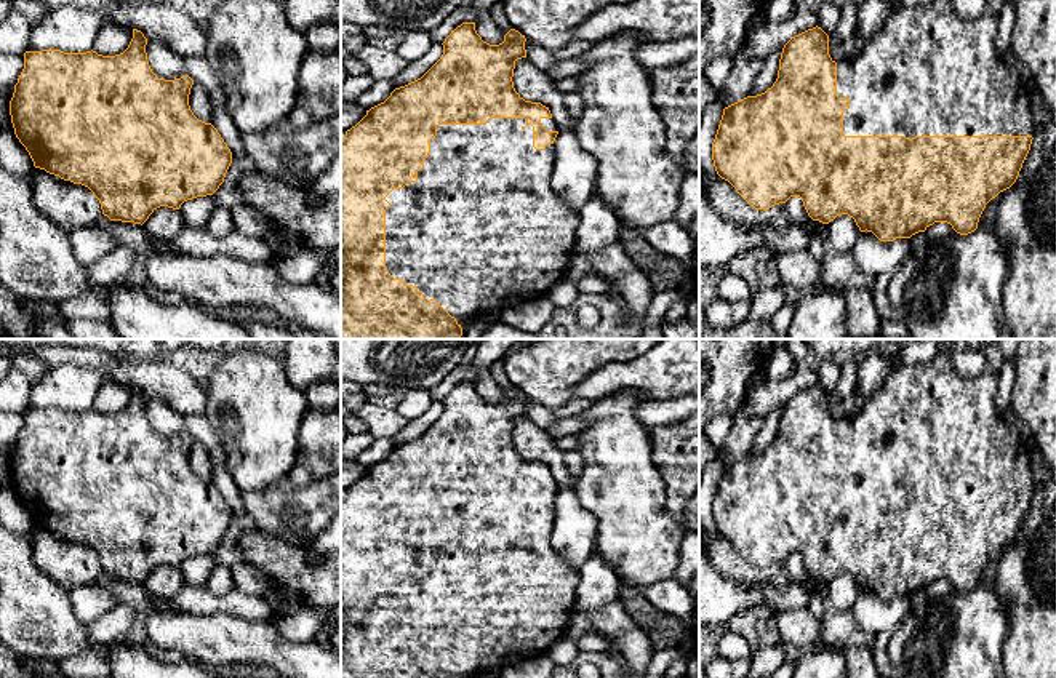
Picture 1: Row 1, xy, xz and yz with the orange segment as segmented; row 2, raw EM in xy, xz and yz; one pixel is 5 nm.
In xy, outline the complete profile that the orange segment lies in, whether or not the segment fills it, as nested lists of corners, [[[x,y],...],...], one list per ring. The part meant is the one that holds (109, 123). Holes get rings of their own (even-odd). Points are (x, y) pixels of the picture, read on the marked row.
[[[133,29],[128,48],[115,56],[96,51],[64,53],[42,50],[24,53],[24,69],[14,85],[10,115],[14,134],[34,166],[64,181],[88,187],[110,221],[144,224],[160,206],[179,209],[187,200],[213,195],[224,182],[232,152],[211,123],[198,120],[189,106],[194,80],[158,78],[147,61],[147,38]]]

